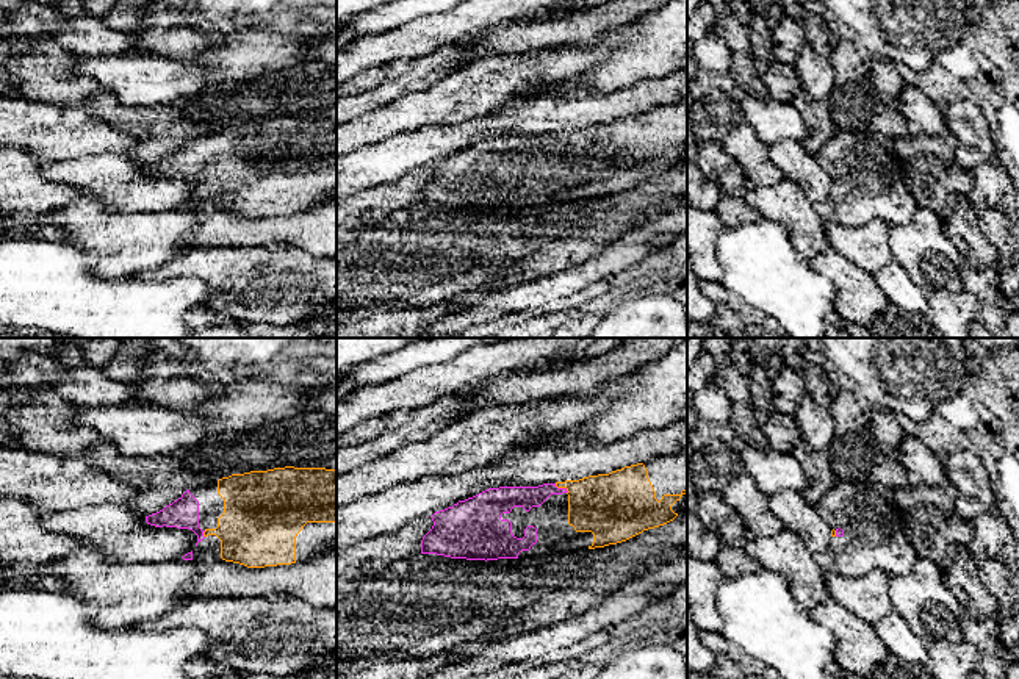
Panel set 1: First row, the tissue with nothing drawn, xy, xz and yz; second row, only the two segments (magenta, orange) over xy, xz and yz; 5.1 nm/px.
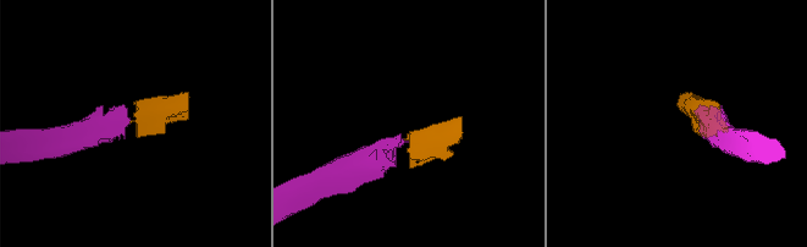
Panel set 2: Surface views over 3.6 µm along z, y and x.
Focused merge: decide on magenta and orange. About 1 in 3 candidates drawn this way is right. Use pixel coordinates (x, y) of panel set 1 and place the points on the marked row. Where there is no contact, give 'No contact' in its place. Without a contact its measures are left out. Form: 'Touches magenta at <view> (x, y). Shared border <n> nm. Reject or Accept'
Touches magenta at xz (562, 488). Shared border 90 nm. Accept

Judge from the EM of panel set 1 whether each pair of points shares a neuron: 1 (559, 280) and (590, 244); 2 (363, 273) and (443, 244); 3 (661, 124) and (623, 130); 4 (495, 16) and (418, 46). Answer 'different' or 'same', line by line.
1: different
2: same
3: same
4: same

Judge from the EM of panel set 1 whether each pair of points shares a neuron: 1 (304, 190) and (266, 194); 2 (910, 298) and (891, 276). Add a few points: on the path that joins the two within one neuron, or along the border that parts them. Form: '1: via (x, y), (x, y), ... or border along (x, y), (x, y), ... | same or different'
1: via (295, 190), (276, 190) | same
2: via (905, 293), (892, 280) | same

